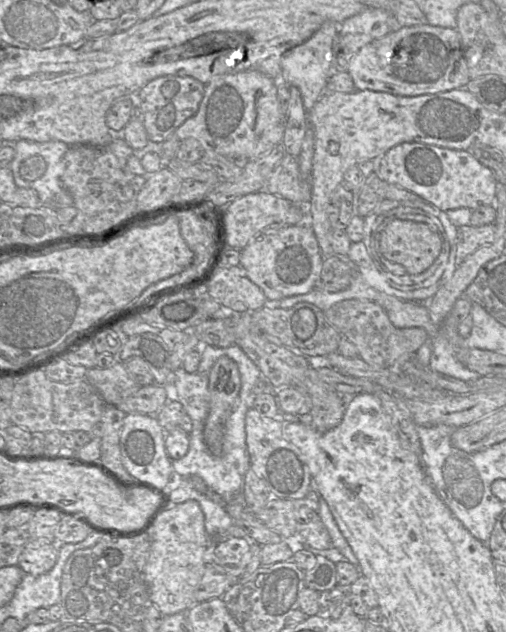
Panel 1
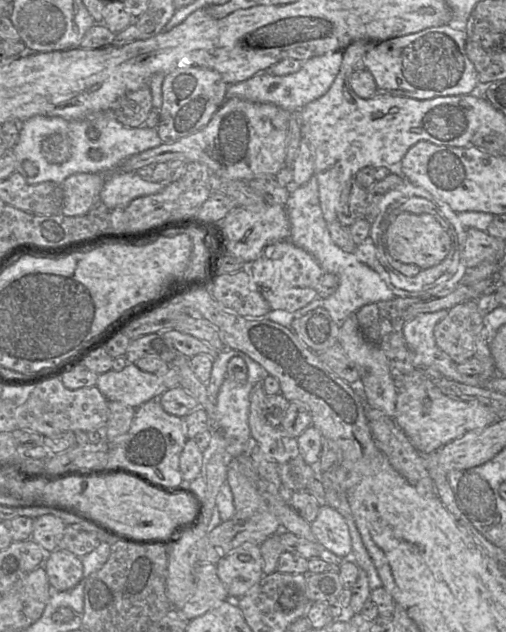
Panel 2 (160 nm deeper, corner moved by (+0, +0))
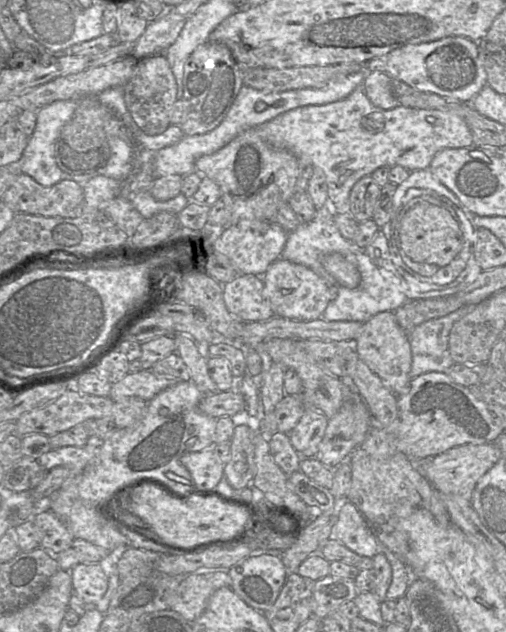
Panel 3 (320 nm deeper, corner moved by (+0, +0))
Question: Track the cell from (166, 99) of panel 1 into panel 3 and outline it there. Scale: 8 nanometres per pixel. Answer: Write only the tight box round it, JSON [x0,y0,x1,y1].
[178,41,243,136]

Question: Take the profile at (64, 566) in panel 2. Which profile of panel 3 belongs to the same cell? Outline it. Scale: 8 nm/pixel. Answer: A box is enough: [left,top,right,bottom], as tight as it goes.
[70,564,108,607]

